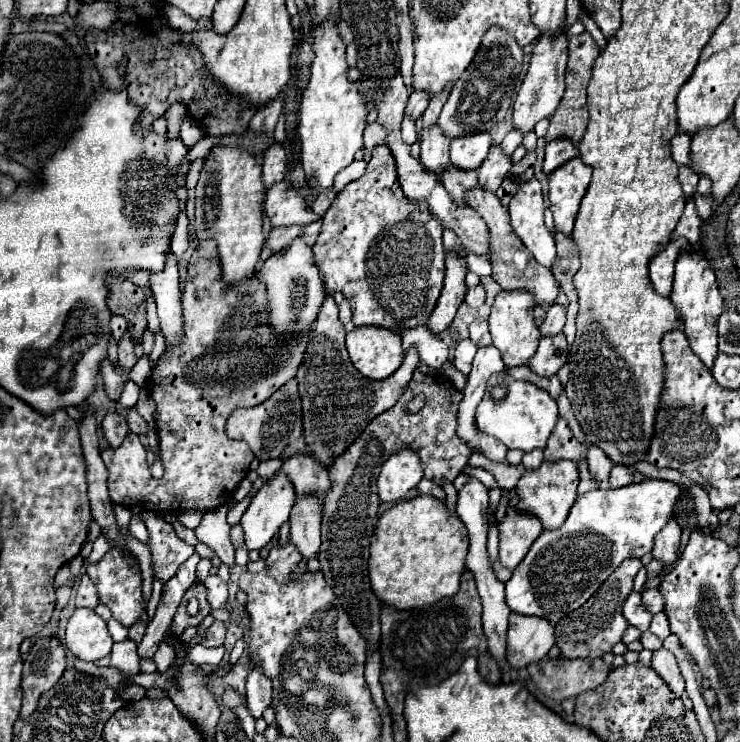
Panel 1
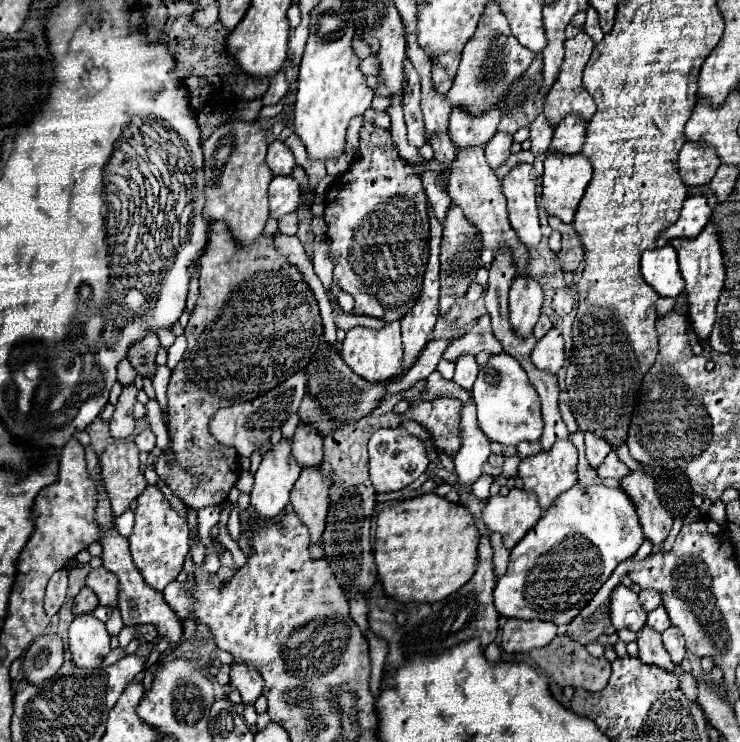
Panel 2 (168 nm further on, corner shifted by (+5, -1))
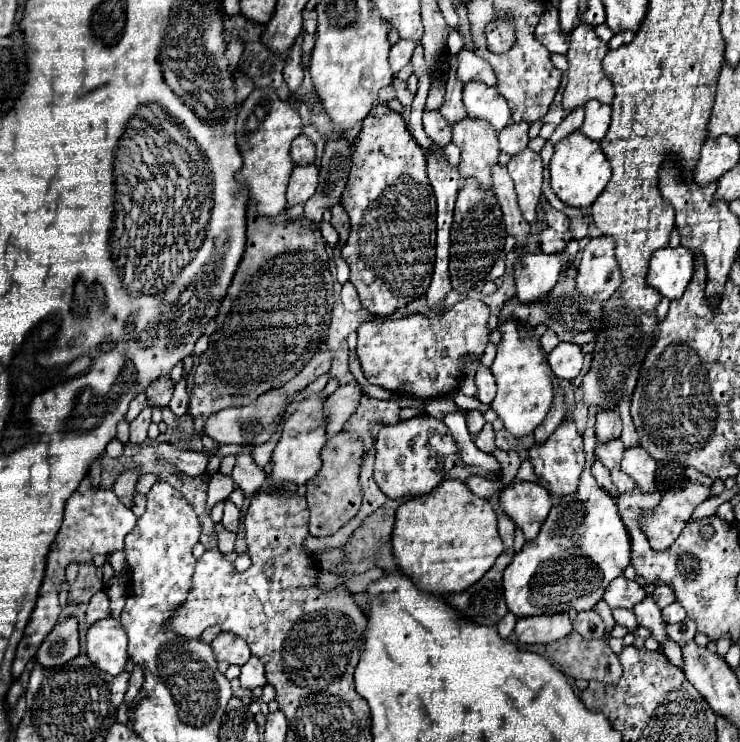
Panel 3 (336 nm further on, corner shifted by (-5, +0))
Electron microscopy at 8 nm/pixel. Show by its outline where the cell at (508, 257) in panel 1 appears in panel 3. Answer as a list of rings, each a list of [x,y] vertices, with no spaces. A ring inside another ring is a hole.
[[[462,119],[452,129],[452,143],[460,147],[458,171],[462,177],[474,177],[484,191],[492,189],[492,167],[498,163],[498,135],[476,119]]]

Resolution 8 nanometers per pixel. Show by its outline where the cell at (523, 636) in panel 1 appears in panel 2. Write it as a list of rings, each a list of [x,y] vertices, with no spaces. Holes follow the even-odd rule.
[[[506,620],[502,628],[502,648],[510,654],[530,652],[550,644],[556,636],[556,624],[540,620]]]

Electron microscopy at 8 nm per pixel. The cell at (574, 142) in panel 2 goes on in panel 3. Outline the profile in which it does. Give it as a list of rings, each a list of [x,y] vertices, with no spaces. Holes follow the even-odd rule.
[[[590,101],[586,105],[584,123],[582,123],[582,127],[578,131],[582,135],[594,139],[594,141],[600,141],[606,135],[608,125],[610,125],[610,105],[602,105],[602,103]]]

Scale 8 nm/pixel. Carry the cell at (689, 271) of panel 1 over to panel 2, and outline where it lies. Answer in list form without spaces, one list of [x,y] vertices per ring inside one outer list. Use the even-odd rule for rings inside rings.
[[[706,224],[706,228],[696,236],[696,240],[686,240],[686,238],[674,238],[670,240],[670,246],[678,252],[678,264],[682,278],[686,282],[686,294],[688,294],[688,312],[690,312],[690,322],[698,338],[708,338],[710,330],[716,320],[716,300],[722,292],[724,286],[724,258],[722,258],[722,248],[720,248],[720,238],[718,230],[714,224]]]

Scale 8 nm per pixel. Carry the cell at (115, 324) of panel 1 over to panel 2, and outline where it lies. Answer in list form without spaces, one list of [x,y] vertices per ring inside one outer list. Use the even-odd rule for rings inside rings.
[[[122,360],[122,362],[120,362],[120,368],[118,368],[118,382],[122,384],[122,388],[126,388],[126,386],[132,386],[134,380],[136,380],[134,368],[130,366],[128,360]]]

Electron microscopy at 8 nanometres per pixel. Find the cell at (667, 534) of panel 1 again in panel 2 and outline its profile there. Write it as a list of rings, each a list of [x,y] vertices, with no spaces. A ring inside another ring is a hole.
[[[646,468],[632,470],[626,478],[622,478],[622,490],[634,500],[638,508],[638,516],[642,520],[644,536],[654,544],[662,544],[672,530],[672,516],[668,510],[660,504],[656,490],[654,490],[654,478],[646,472]]]

